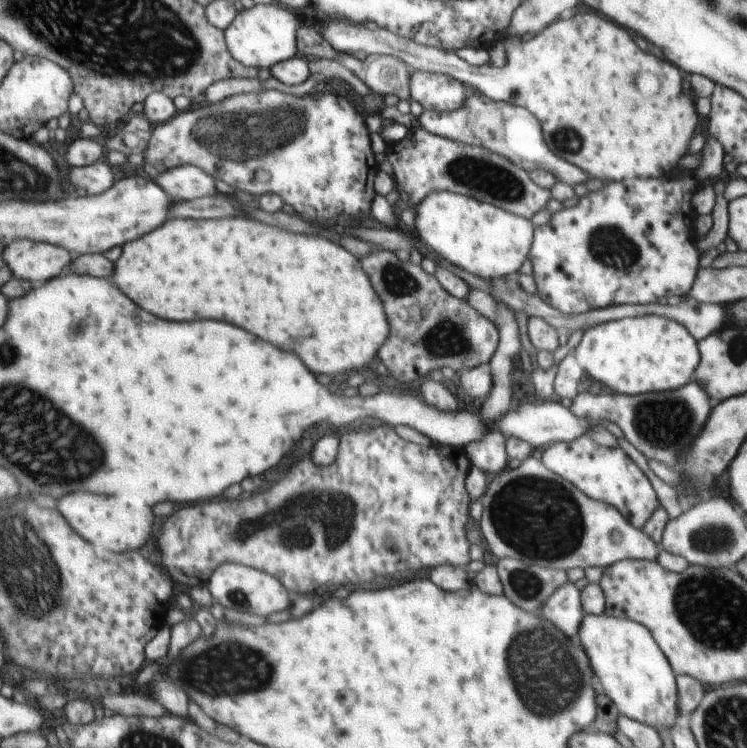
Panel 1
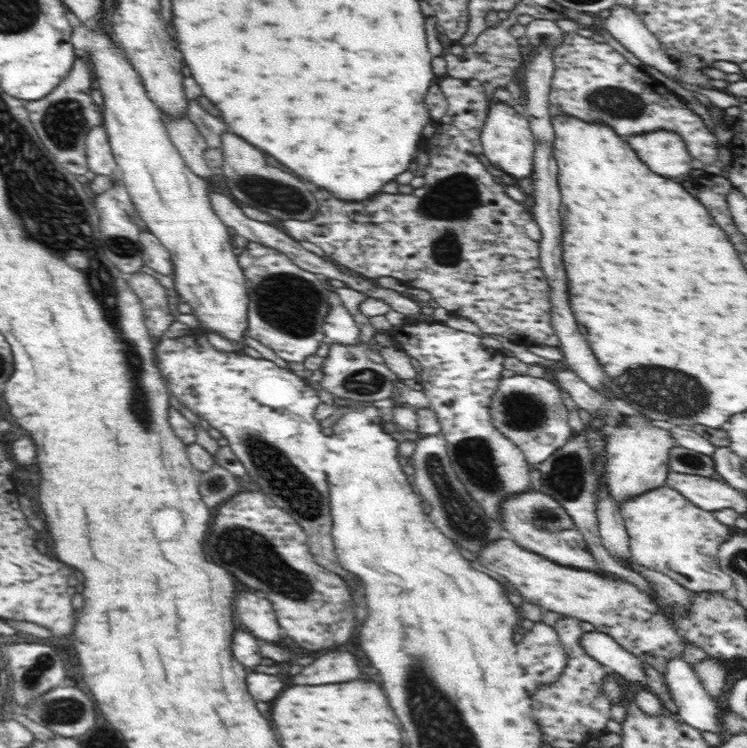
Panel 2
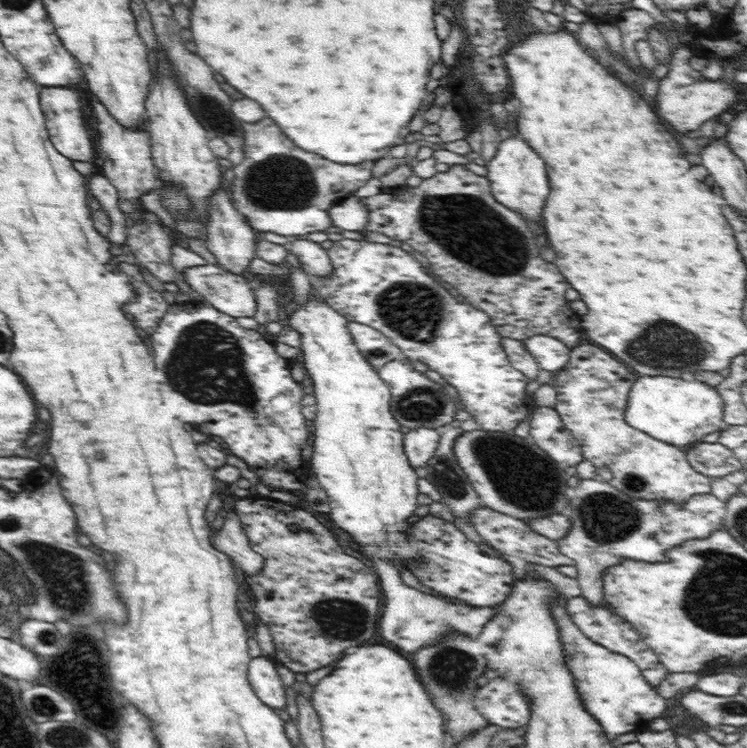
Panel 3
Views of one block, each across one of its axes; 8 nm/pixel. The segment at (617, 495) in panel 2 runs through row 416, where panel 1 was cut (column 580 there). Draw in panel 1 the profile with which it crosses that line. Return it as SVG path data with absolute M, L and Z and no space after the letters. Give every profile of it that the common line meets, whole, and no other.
M606 612L599 615L585 613L579 628L578 638L588 657L589 668L601 682L601 692L614 702L620 715L636 719L656 730L661 728L668 731L674 726L679 716L676 706L677 679L669 660L666 660L649 628L625 618L610 616Z

